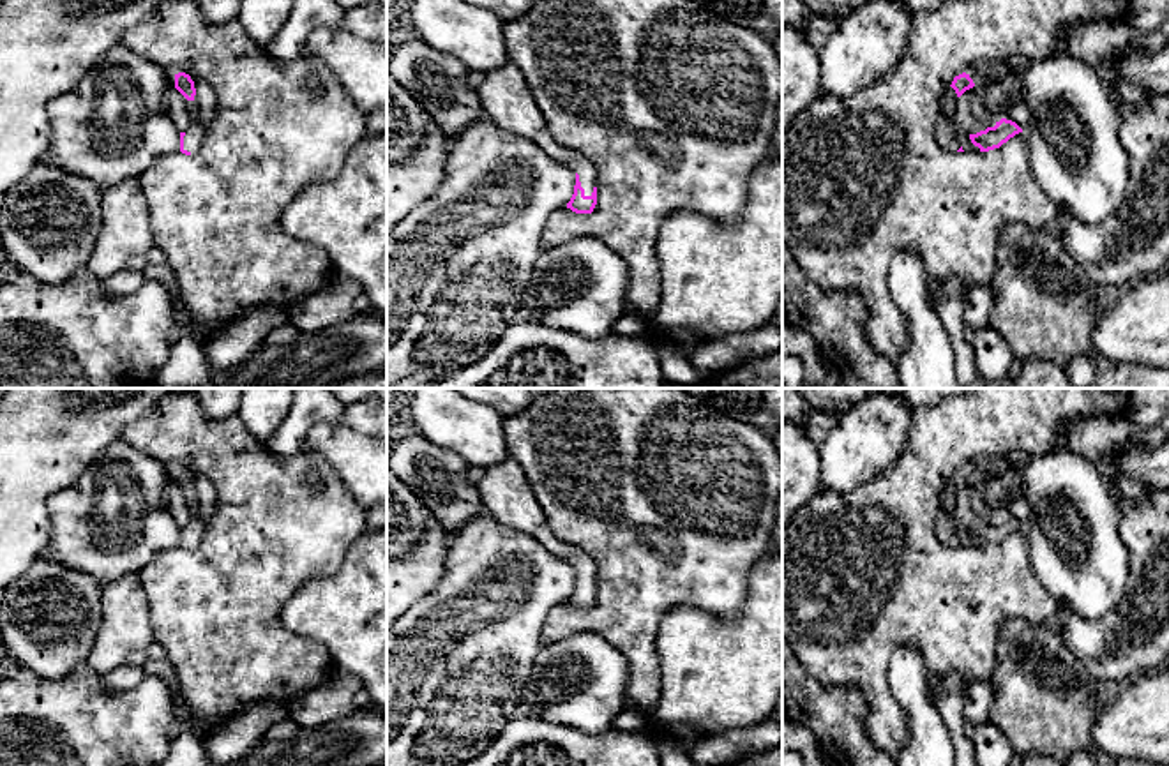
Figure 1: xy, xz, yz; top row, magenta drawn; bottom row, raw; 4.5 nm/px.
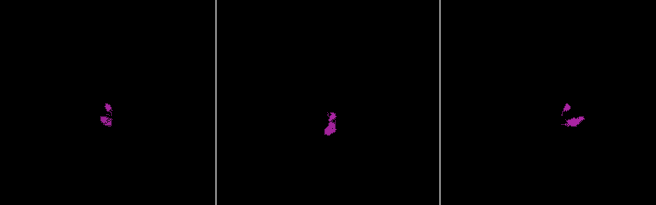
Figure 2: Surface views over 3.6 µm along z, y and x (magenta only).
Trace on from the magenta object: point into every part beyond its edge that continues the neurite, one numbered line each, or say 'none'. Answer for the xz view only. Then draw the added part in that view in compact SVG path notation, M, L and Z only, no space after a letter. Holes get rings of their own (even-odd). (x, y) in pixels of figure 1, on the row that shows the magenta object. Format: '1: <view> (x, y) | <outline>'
1: xz (505, 97) | M512 62L487 72L477 94L482 111L491 122L512 136L524 136L553 159L570 166L579 175L584 196L592 196L597 178L595 166L549 134L523 72Z

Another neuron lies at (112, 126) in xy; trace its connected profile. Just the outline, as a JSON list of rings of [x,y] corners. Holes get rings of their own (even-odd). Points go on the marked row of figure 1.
[[[118,42],[71,92],[49,101],[51,139],[46,161],[88,178],[102,191],[127,178],[140,178],[157,159],[180,152],[180,132],[164,109],[173,88],[175,74]]]

